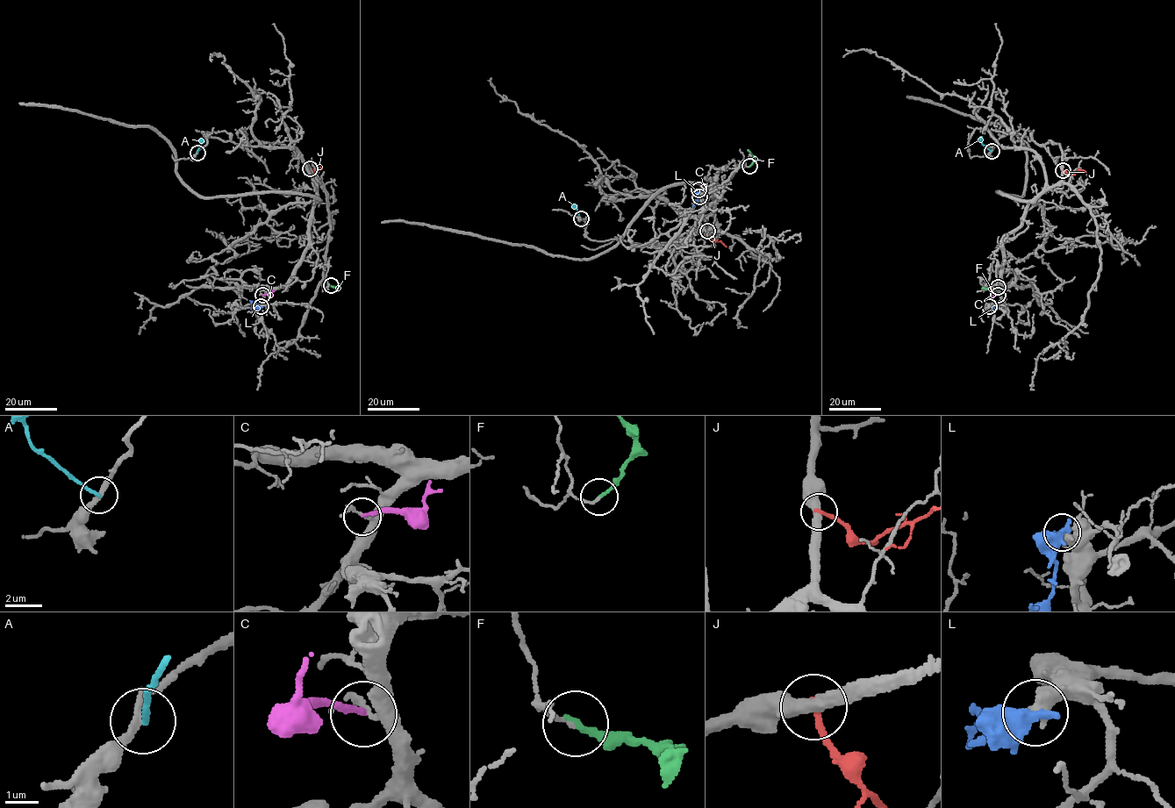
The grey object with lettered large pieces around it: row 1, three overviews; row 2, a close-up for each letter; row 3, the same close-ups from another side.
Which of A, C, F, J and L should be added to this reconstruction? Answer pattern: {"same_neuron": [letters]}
{"same_neuron": []}

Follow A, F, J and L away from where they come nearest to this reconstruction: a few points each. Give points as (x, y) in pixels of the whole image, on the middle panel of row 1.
A: (581, 218), (576, 207), (572, 207)
F: (749, 166), (754, 156), (748, 149)
J: (707, 231), (714, 240), (726, 246)
L: (698, 189), (692, 206)

